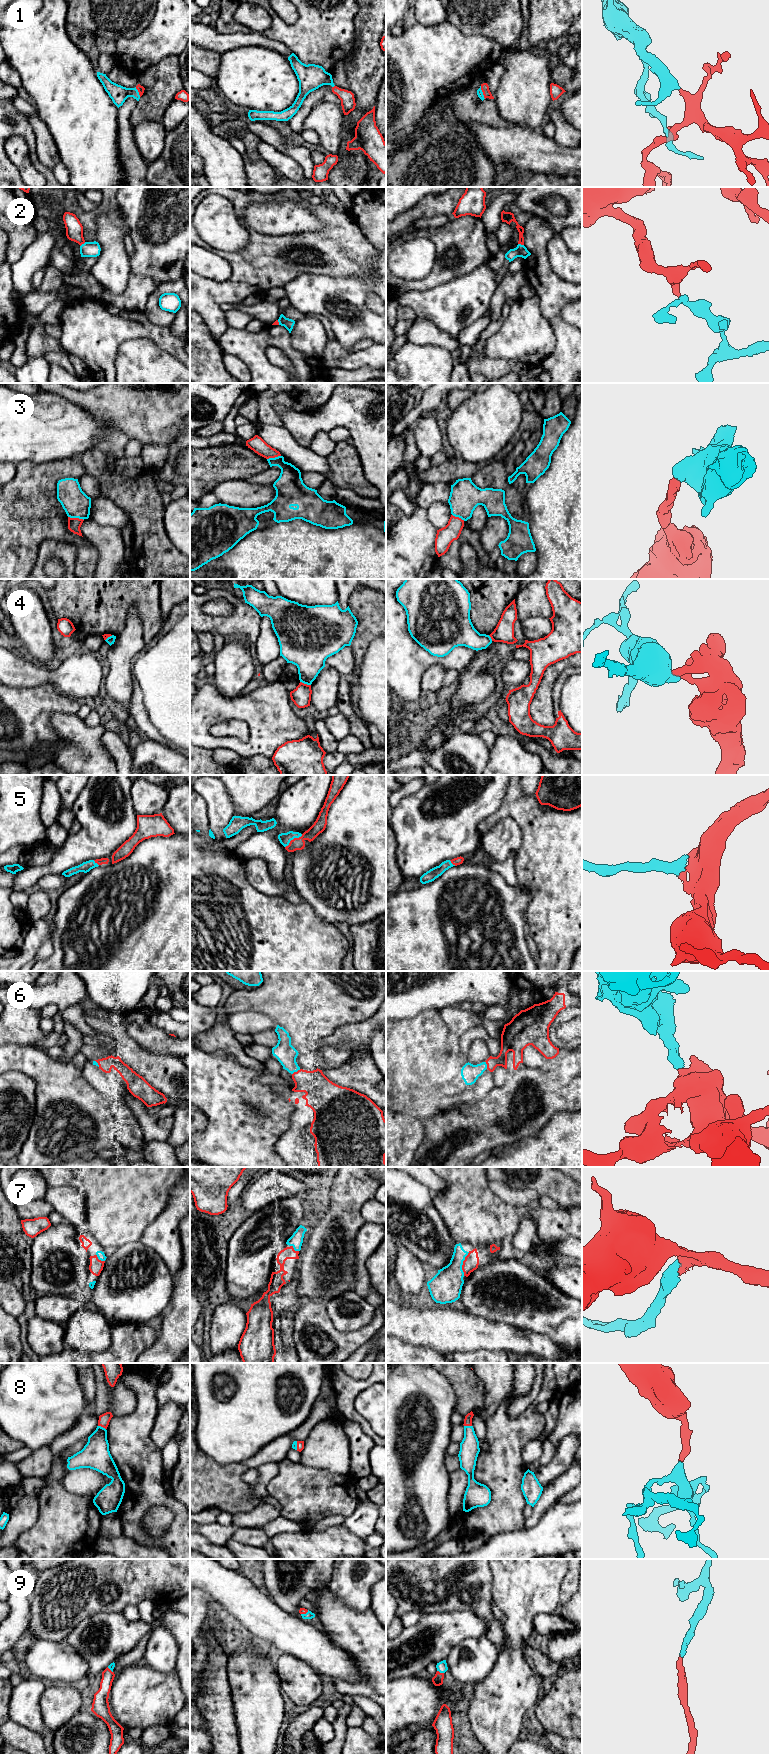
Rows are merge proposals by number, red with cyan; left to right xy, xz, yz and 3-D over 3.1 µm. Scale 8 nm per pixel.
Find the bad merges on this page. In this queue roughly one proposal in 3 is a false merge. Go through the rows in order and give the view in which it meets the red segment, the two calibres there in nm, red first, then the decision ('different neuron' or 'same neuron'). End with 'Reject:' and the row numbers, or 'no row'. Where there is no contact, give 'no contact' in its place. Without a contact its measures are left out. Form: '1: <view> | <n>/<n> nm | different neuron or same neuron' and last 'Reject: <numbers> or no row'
1: yz | 60/50 nm | same neuron
2: yz | 90/100 nm | same neuron
3: xy | 110/220 nm | different neuron
4: xz | 160/280 nm | different neuron
5: xz | 100/90 nm | same neuron
6: xz | 240/160 nm | same neuron
7: yz | 120/260 nm | same neuron
8: xy | 90/220 nm | same neuron
9: yz | 90/80 nm | same neuron
Reject: 3, 4

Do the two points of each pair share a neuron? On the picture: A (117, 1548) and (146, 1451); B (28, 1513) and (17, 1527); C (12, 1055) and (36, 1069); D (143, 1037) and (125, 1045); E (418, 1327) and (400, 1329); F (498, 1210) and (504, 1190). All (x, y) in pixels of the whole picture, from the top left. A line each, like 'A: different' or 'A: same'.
A: different
B: same
C: same
D: different
E: same
F: different

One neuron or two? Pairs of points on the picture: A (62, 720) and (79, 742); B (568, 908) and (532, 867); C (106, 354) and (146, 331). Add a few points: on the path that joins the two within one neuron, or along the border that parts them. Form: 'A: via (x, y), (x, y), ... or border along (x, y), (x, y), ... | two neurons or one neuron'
A: via (67, 725), (79, 737) | one neuron
B: via (563, 898), (542, 877) | one neuron
C: via (113, 343), (125, 331), (135, 331) | one neuron

